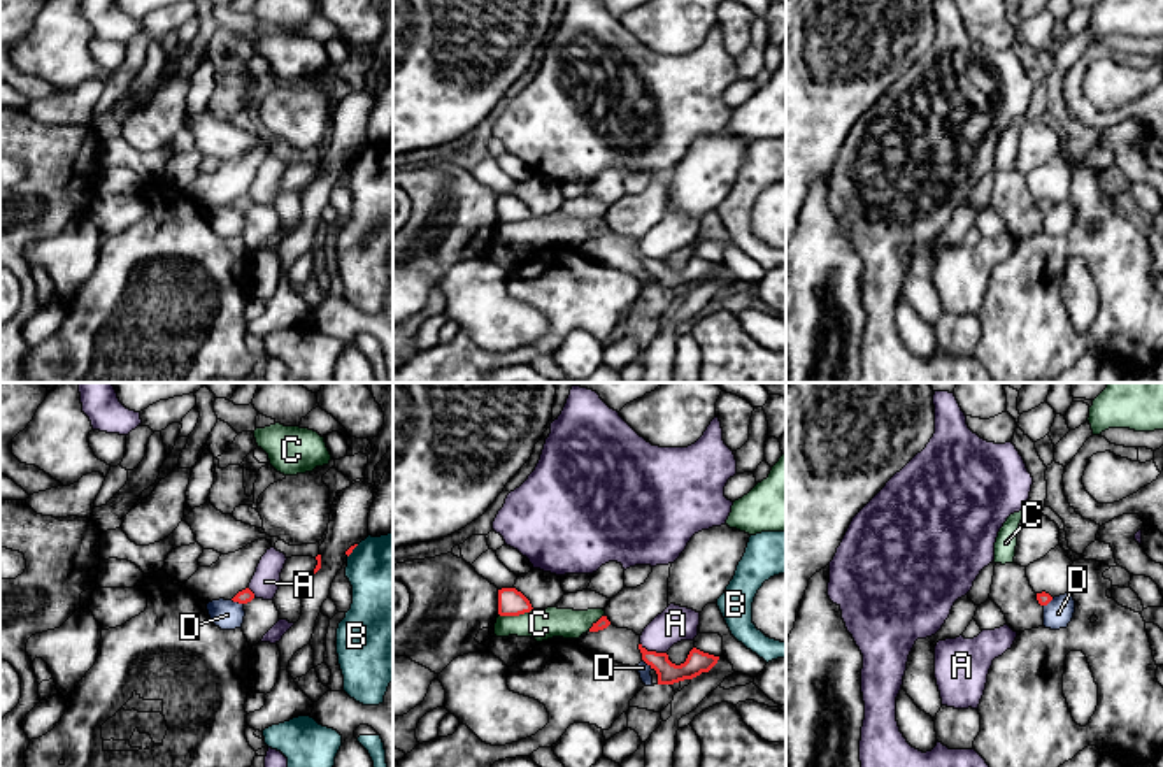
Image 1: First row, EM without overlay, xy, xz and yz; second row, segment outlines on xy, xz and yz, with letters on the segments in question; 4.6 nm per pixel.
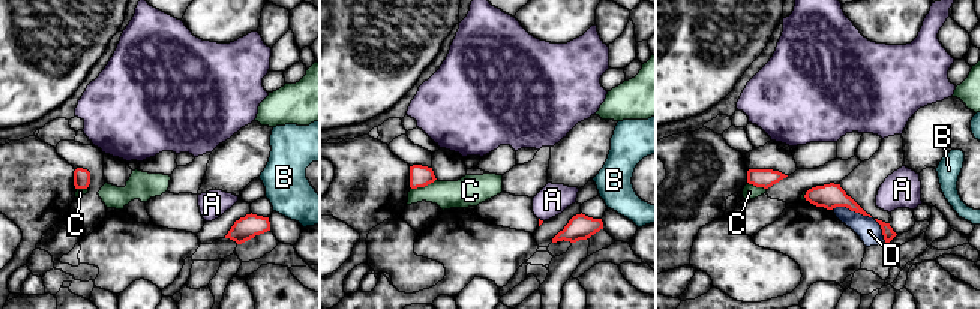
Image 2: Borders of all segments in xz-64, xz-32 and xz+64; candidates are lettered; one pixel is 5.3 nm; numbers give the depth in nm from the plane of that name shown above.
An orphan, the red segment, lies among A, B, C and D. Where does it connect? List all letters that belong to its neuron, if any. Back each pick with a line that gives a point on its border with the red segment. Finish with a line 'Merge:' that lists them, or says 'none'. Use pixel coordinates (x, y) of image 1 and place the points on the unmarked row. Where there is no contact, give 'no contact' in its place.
Merge: none

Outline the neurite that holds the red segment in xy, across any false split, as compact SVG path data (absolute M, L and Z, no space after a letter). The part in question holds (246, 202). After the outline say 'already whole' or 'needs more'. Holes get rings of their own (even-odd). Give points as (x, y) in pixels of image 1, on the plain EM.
M258 146L235 160L221 161L210 174L198 174L184 191L203 211L219 205L247 211L254 205L249 190L270 154L270 147Z | needs more

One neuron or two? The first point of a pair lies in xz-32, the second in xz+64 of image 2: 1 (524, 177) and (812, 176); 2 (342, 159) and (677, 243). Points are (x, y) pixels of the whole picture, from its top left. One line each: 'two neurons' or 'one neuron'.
1: two neurons
2: one neuron

